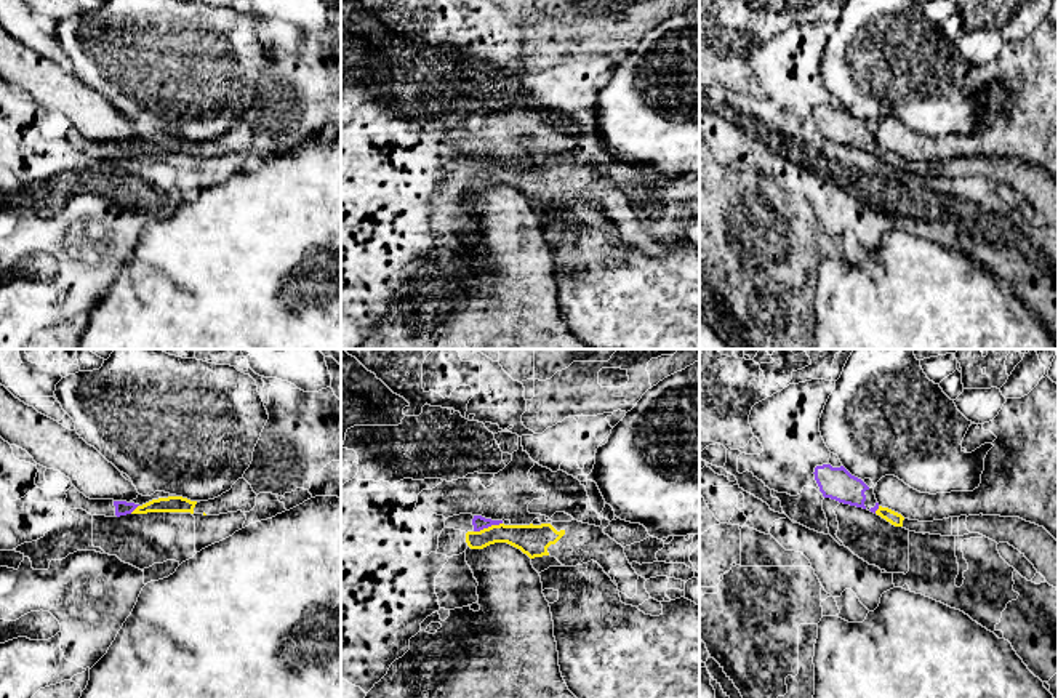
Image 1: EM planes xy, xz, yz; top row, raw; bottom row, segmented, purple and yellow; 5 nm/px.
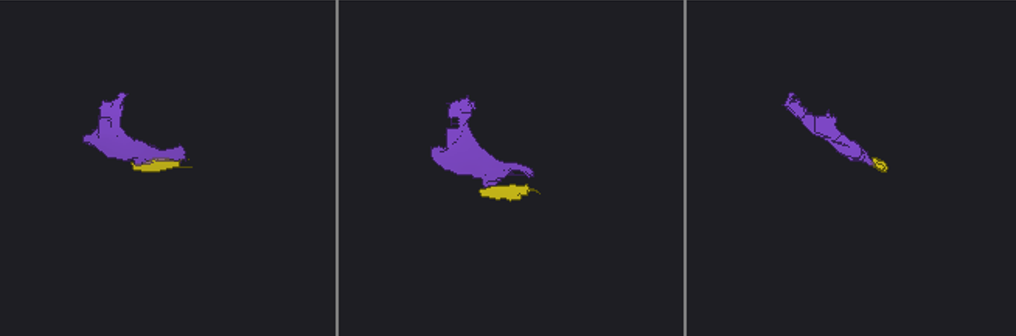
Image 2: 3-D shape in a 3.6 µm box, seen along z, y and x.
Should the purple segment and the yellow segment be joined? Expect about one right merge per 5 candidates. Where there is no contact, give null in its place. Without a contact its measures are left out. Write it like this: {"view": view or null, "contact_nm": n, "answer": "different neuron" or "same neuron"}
{"view": "xz", "contact_nm": 150, "answer": "same neuron"}

